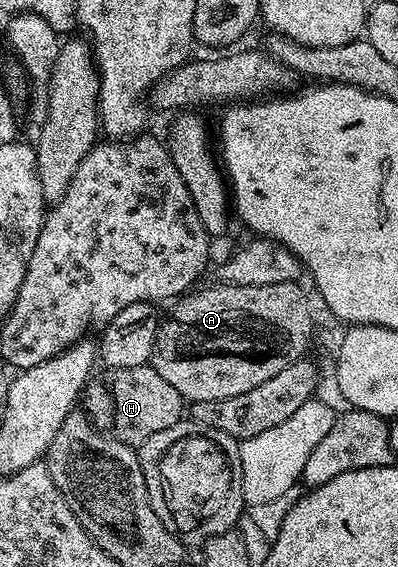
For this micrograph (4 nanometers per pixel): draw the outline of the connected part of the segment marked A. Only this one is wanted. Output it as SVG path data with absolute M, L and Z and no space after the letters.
M214 282L211 288L199 287L183 295L173 305L174 317L158 325L152 367L164 382L176 386L186 402L236 398L236 394L276 378L284 366L292 366L292 362L307 355L306 347L314 336L314 316L300 285L276 282L272 286L236 286Z

